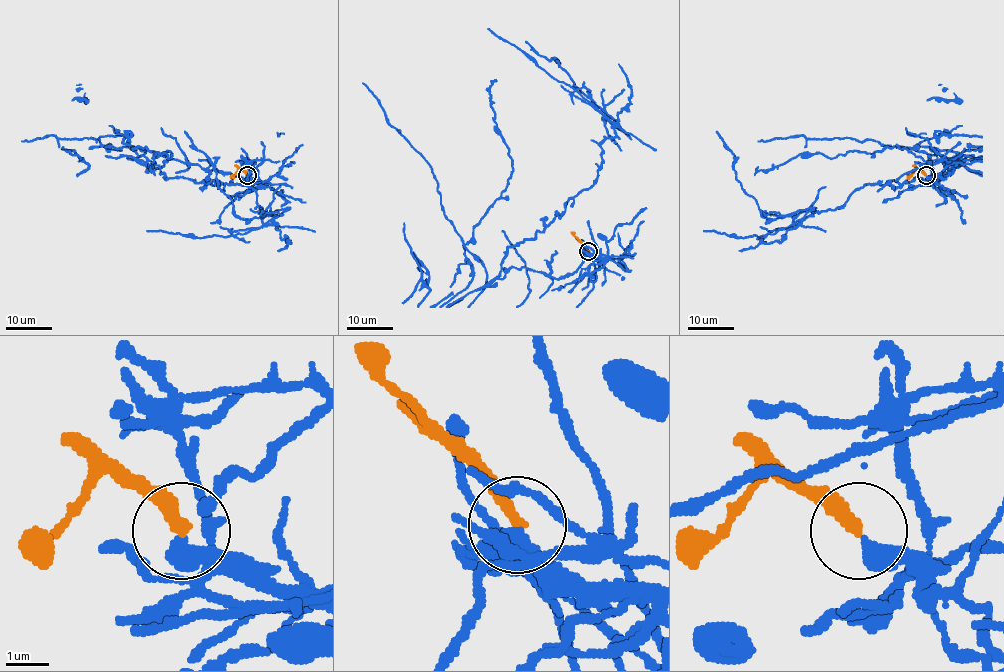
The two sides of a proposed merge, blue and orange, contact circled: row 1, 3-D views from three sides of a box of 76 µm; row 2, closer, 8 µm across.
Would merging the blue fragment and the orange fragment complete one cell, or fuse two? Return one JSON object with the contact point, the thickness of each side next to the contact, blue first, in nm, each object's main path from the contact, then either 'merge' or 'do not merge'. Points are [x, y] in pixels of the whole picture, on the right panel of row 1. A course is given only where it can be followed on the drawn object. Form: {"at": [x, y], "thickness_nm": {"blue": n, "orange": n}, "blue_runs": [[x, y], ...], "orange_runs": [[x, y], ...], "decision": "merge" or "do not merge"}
{"at": [926, 175], "thickness_nm": {"blue": 440, "orange": 320}, "blue_runs": [[926, 175], [954, 169], [942, 159], [956, 166], [867, 183], [794, 223], [767, 219], [716, 131]], "orange_runs": [[925, 175], [916, 169], [907, 176]], "decision": "do not merge"}

